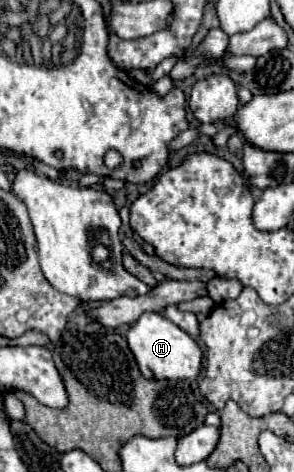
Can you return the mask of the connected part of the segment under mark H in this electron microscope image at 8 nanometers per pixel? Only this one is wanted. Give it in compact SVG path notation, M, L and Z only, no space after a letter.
M143 313L127 331L127 343L137 359L139 371L147 379L195 379L199 375L203 353L197 341L161 313Z

